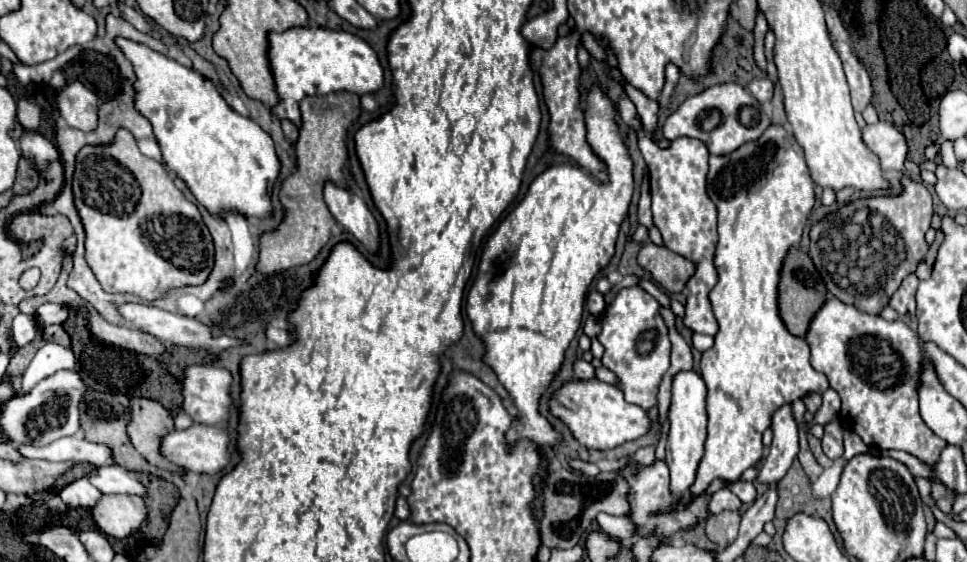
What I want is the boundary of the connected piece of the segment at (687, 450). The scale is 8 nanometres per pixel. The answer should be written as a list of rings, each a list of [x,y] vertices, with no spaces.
[[[680,371],[672,379],[672,403],[668,411],[670,431],[666,443],[666,463],[670,467],[670,489],[674,495],[682,495],[694,481],[696,467],[704,455],[704,441],[708,435],[708,411],[706,411],[708,387],[696,371]]]

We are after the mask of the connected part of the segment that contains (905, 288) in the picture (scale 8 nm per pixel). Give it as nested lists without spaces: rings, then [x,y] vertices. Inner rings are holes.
[[[908,275],[902,281],[902,285],[898,287],[898,291],[892,295],[890,307],[894,307],[900,317],[914,315],[914,311],[916,311],[916,301],[914,301],[916,289],[918,289],[918,277],[916,275]]]

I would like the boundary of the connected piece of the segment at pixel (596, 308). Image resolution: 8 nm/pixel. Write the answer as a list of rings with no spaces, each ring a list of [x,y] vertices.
[[[592,289],[592,291],[588,293],[588,301],[586,301],[586,305],[588,305],[588,311],[590,311],[592,315],[600,315],[602,309],[604,309],[604,295],[602,295],[600,291]]]

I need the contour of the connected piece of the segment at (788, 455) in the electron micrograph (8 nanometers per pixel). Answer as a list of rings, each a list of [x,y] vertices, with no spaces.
[[[792,403],[782,405],[772,413],[770,429],[774,441],[758,475],[758,481],[764,485],[780,481],[798,455],[798,421],[792,415]]]

